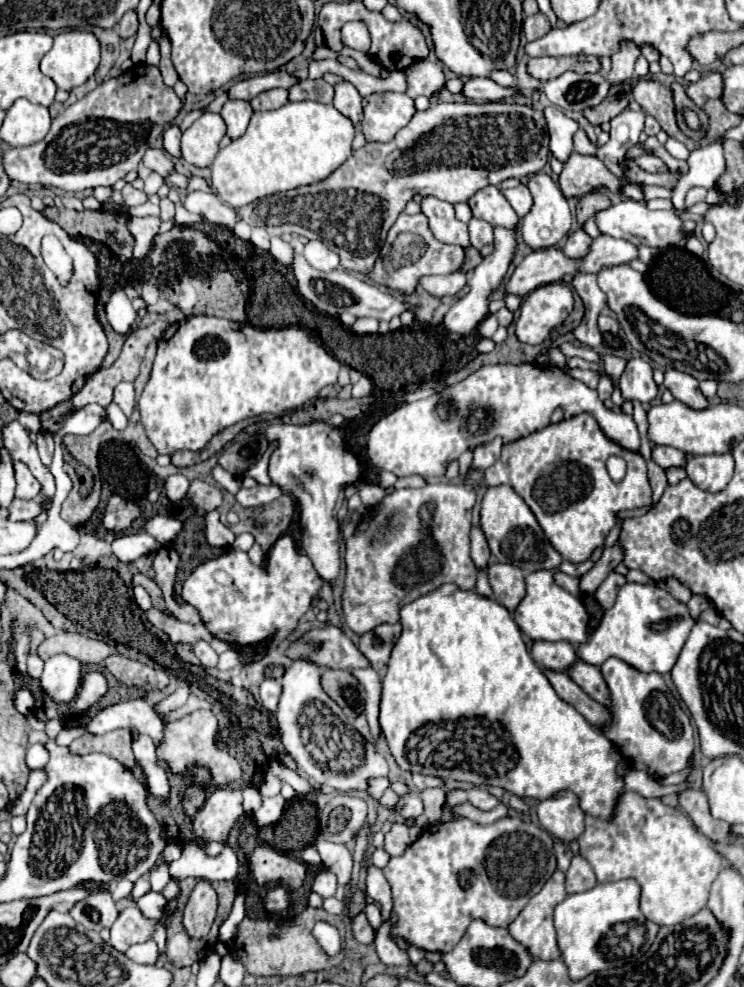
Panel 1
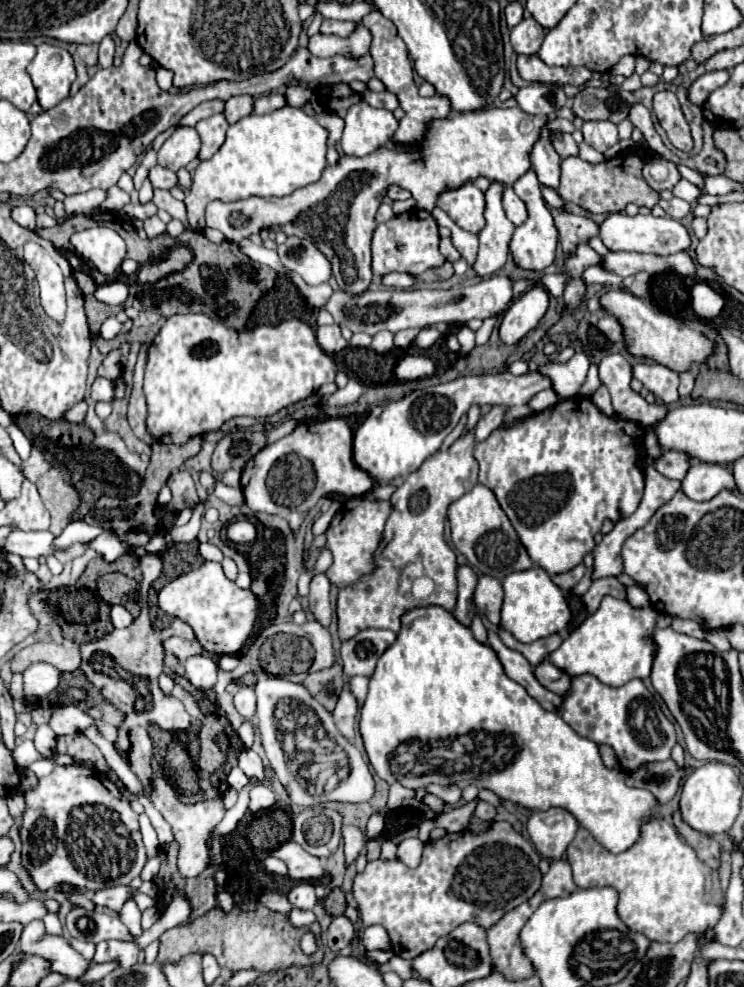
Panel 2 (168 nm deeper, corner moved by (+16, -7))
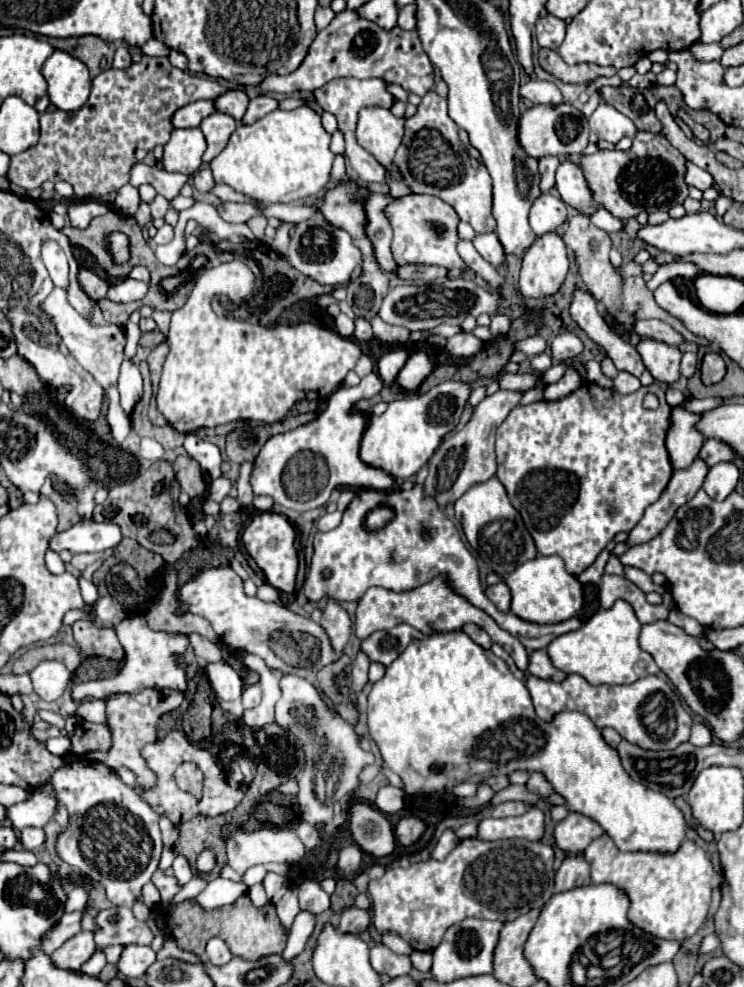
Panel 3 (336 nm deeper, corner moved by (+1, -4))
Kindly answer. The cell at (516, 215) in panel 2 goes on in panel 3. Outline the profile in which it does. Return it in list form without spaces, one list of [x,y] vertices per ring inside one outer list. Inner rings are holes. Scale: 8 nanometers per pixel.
[[[545,192],[531,206],[529,222],[537,236],[543,236],[545,232],[555,232],[567,222],[567,204],[561,198]]]

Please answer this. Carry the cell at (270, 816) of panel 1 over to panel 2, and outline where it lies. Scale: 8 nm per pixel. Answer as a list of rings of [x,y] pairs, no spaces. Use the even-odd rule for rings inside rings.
[[[260,785],[260,787],[254,787],[250,791],[250,801],[248,801],[248,811],[250,813],[258,813],[262,809],[270,809],[274,805],[274,791],[266,785]]]

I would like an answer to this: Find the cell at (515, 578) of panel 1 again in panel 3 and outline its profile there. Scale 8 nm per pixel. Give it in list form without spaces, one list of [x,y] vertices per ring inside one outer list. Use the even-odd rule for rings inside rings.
[[[499,582],[499,584],[495,584],[495,586],[487,586],[485,596],[497,606],[497,610],[501,610],[501,612],[507,612],[507,610],[509,610],[511,594],[509,594],[509,588],[507,588],[505,582]]]

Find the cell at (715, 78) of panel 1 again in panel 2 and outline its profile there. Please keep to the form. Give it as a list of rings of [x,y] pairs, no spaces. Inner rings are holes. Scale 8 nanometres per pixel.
[[[728,71],[704,73],[704,75],[700,75],[700,77],[690,85],[690,89],[688,89],[688,99],[690,99],[694,105],[702,107],[704,101],[708,99],[708,95],[710,95],[714,89],[722,87],[726,81],[728,81]]]

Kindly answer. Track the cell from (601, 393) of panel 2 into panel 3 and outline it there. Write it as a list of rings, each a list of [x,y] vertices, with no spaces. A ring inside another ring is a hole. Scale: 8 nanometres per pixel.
[[[619,372],[617,378],[613,380],[613,386],[615,386],[619,392],[623,392],[623,394],[631,394],[631,392],[635,392],[635,390],[641,388],[639,378],[633,376],[633,374],[629,374],[629,372]]]

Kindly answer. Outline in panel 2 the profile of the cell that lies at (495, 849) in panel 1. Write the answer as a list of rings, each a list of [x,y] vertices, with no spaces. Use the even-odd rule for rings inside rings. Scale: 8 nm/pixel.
[[[492,821],[490,829],[484,833],[460,831],[448,833],[440,839],[428,841],[424,845],[422,861],[418,867],[410,869],[398,859],[384,861],[376,859],[366,865],[362,873],[354,879],[354,899],[358,901],[358,913],[364,927],[382,925],[392,941],[392,951],[402,959],[414,959],[424,951],[430,951],[436,941],[456,929],[460,923],[472,921],[484,929],[498,923],[508,911],[528,901],[542,883],[542,873],[538,869],[540,855],[534,845],[512,829],[508,821]]]

